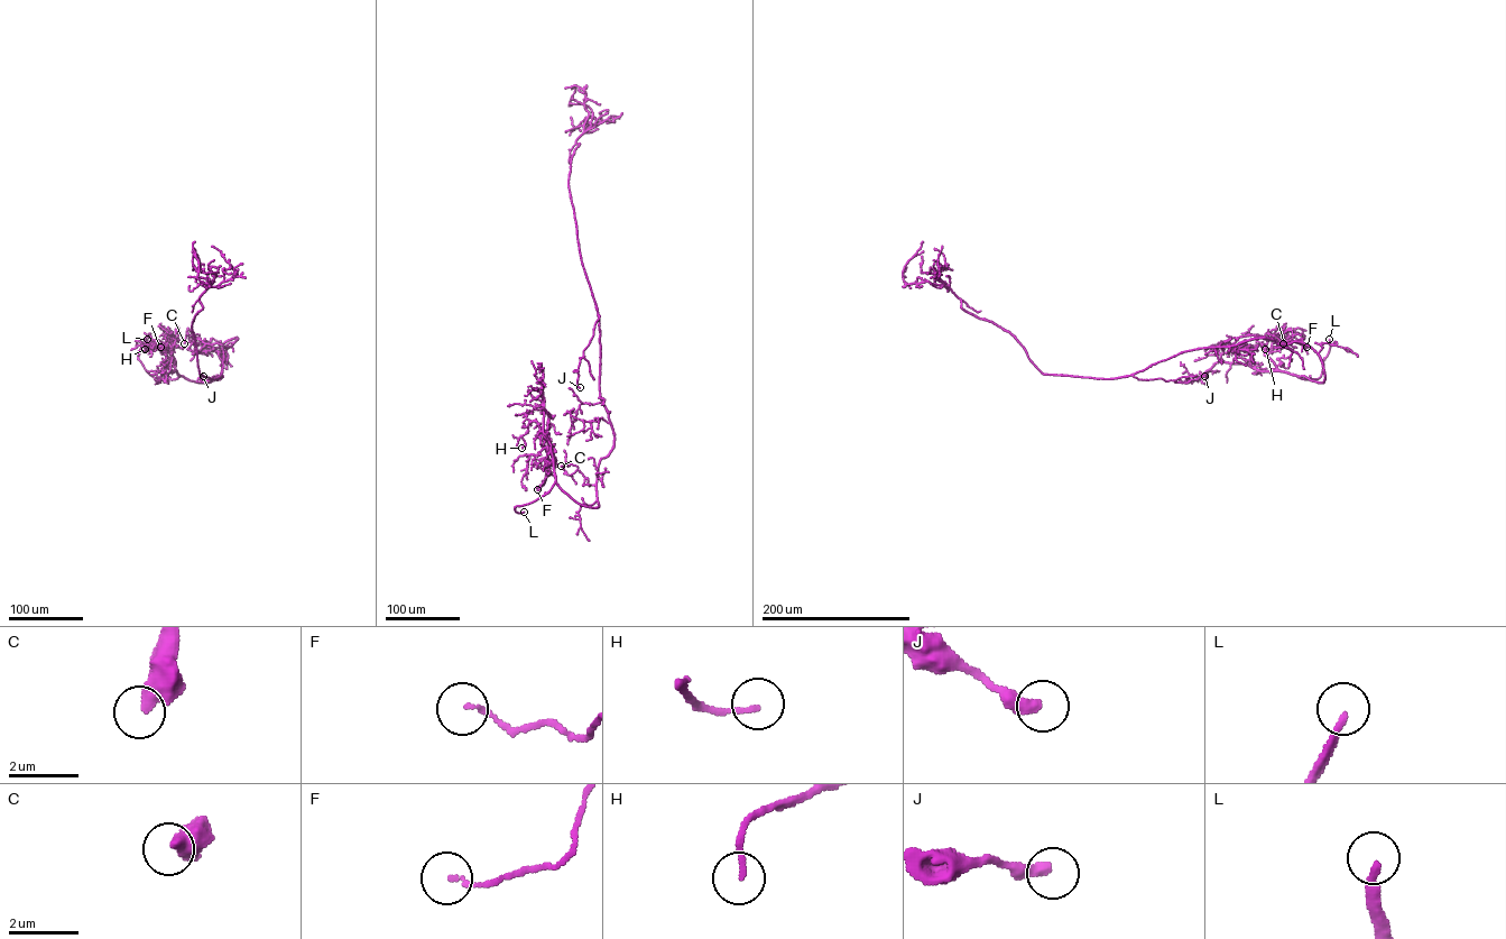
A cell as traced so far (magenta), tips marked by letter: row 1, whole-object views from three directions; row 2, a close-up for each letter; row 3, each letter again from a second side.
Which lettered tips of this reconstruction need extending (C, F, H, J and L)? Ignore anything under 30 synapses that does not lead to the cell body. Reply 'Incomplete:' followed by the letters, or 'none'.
Incomplete: L

